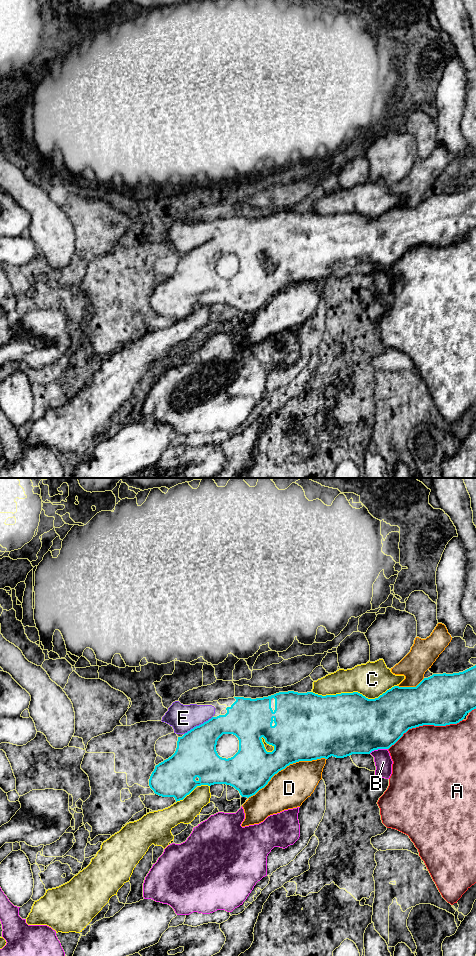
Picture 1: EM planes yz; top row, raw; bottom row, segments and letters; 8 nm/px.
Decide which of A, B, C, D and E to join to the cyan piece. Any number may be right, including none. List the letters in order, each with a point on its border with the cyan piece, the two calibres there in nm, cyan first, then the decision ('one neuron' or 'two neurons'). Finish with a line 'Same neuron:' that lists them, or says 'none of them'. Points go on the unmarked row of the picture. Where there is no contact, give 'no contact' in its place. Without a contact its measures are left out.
A: yz (425, 244) | 420/480 nm | two neurons
B: yz (378, 268) | 460/140 nm | two neurons
C: yz (353, 212) | 480/280 nm | two neurons
D: yz (286, 286) | 380/320 nm | two neurons
E: yz (199, 245) | 340/220 nm | one neuron
Same neuron: E

